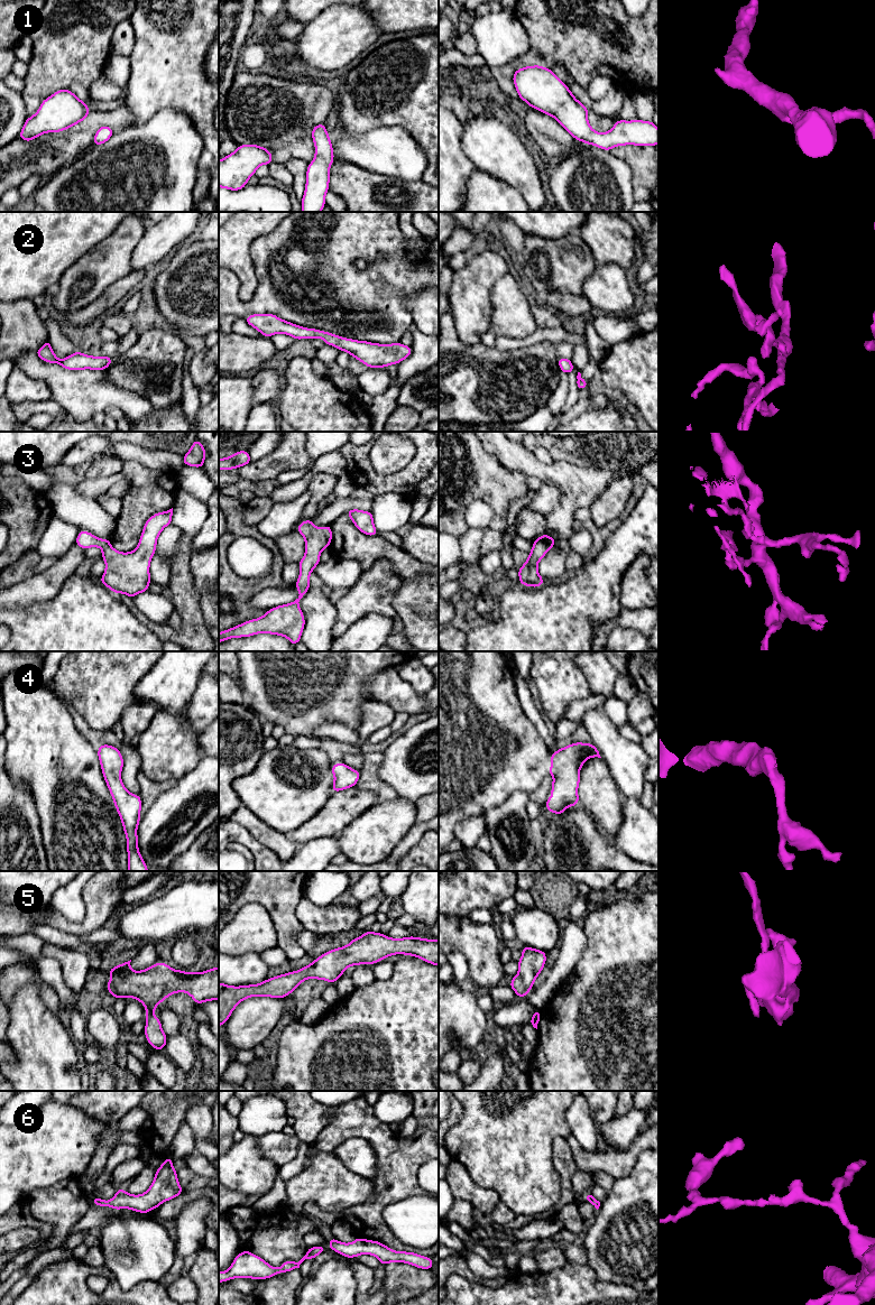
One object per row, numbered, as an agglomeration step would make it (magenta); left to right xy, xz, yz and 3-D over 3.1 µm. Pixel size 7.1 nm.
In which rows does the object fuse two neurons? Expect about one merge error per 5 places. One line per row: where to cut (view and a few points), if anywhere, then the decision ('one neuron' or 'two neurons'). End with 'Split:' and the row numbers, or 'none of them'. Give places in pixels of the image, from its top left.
1: cut none; one neuron
2: cut none; one neuron
3: cut none; one neuron
4: cut none; one neuron
5: cut none; one neuron
6: cut none; one neuron
Split: none of them

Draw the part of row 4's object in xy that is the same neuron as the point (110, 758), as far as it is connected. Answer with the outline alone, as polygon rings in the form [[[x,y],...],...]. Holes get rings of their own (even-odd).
[[[102,744],[98,749],[98,756],[127,837],[128,871],[148,871],[138,849],[137,829],[140,822],[141,798],[129,793],[121,781],[125,761],[118,748]]]

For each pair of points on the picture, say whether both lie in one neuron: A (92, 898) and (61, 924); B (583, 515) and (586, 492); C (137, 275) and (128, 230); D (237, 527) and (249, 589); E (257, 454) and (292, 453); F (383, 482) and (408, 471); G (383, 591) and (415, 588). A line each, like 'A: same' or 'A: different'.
A: same
B: different
C: different
D: same
E: different
F: same
G: different

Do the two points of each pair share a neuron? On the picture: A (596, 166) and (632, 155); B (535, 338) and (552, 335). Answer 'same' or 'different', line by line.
A: different
B: same

